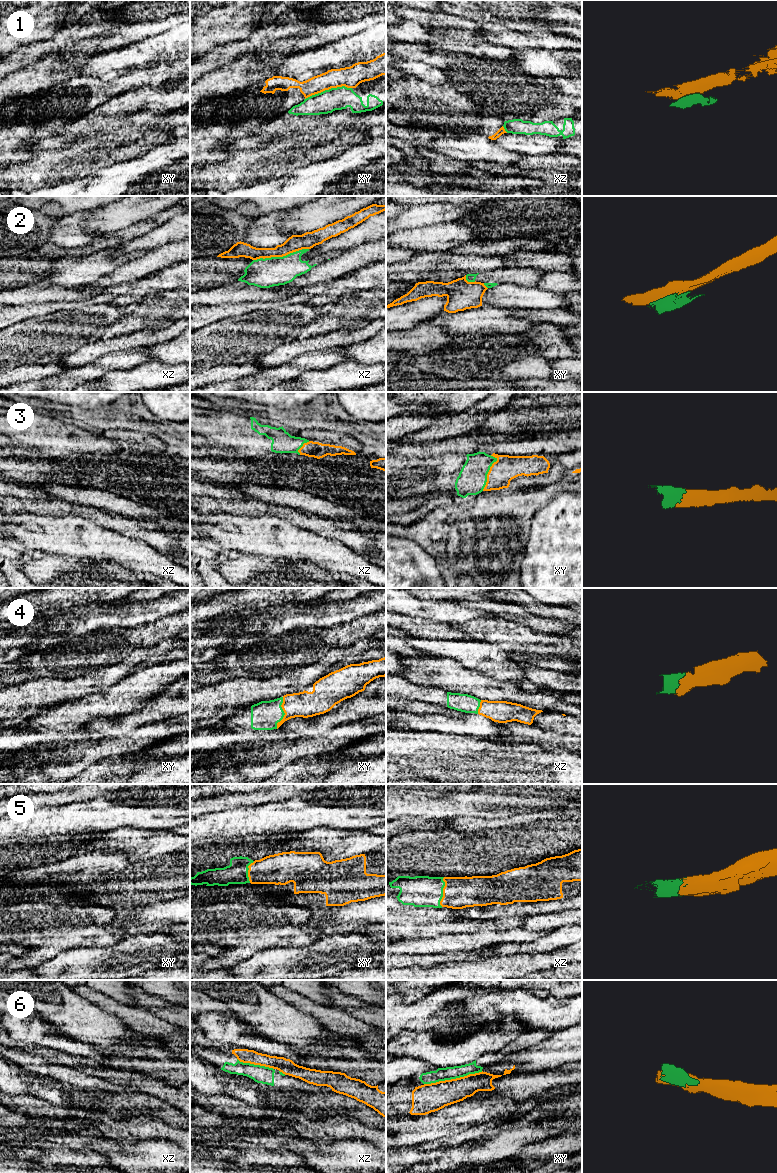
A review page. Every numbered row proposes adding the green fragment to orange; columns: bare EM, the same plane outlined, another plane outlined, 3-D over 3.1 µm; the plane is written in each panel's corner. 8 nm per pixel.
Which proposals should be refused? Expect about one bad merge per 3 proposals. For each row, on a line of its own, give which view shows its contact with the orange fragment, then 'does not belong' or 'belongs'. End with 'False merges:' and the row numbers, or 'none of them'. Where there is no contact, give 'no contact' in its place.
1: meets orange in xy; does not belong
2: meets orange in xz; does not belong
3: meets orange in xy; belongs
4: meets orange in xy; belongs
5: meets orange in xz; belongs
6: meets orange in xy; does not belong
False merges: 1, 2, 6

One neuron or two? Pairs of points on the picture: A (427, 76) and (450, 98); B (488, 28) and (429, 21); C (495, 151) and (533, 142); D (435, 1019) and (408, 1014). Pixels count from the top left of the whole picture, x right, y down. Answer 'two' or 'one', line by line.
A: two
B: two
C: two
D: one

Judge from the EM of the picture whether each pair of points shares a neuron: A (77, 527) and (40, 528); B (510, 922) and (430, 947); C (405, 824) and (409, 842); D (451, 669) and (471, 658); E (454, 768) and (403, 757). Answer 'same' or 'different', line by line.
A: same
B: different
C: different
D: different
E: same

